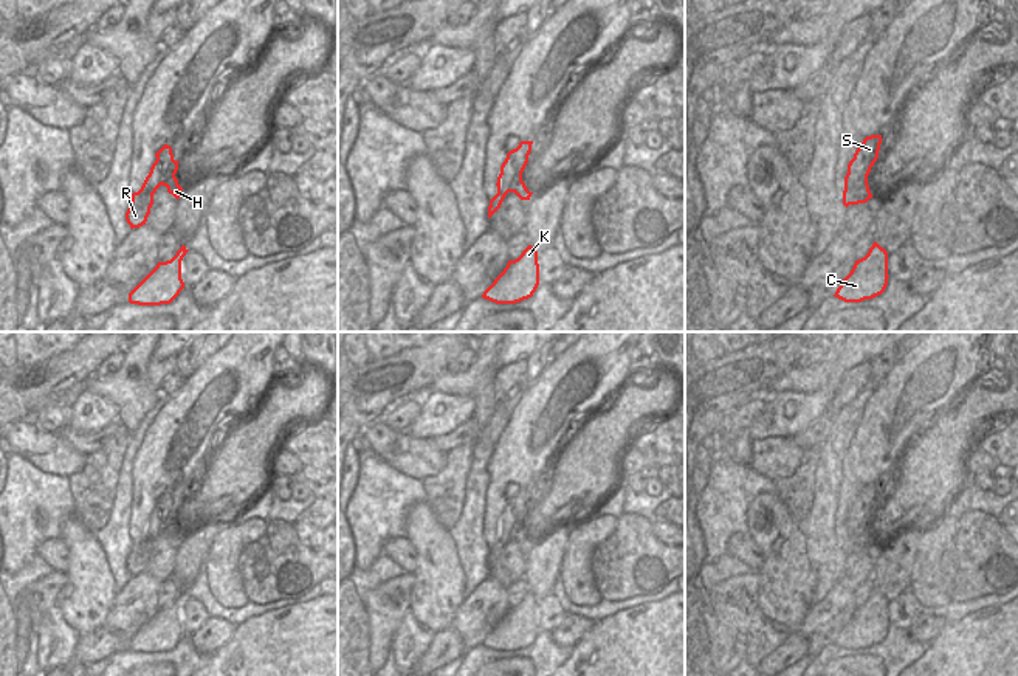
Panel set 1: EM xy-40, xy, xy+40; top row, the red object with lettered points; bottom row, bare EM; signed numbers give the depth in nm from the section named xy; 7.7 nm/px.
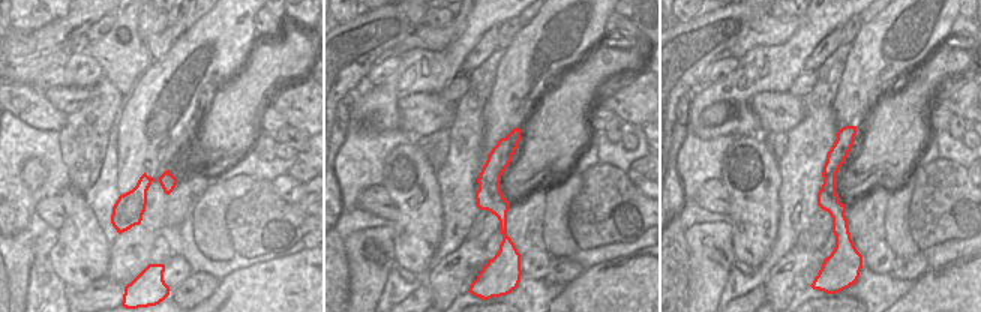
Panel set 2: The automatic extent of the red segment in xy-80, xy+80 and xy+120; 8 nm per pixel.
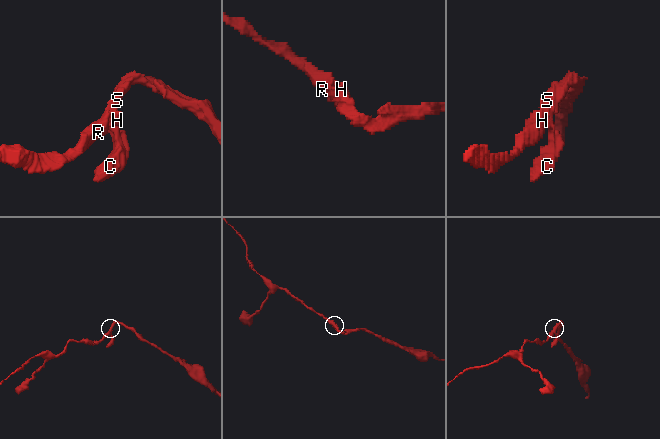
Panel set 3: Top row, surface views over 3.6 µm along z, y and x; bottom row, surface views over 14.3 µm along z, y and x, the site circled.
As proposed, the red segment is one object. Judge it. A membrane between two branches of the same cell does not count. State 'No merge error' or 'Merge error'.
No merge error

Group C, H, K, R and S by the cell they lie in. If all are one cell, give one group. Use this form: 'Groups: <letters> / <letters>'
Groups: C H K R S

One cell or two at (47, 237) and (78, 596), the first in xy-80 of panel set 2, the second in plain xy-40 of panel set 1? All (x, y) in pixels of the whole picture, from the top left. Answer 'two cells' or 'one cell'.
two cells

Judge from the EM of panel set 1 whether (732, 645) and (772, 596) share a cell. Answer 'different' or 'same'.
different

